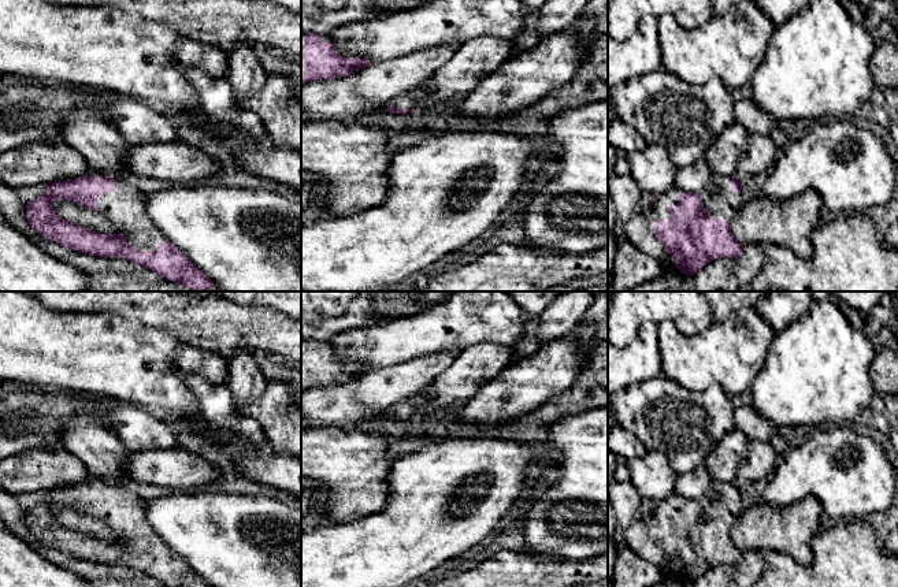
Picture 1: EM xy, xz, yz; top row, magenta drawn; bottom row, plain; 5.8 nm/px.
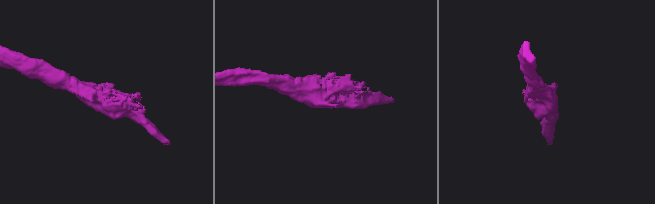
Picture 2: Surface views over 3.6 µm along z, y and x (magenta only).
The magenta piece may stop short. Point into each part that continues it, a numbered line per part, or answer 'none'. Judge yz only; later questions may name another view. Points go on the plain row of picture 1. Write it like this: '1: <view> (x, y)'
1: yz (719, 508)
2: yz (639, 537)

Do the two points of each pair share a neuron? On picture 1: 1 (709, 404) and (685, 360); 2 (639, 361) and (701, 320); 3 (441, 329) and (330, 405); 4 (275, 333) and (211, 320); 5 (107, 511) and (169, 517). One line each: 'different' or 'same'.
1: different
2: different
3: different
4: same
5: different

